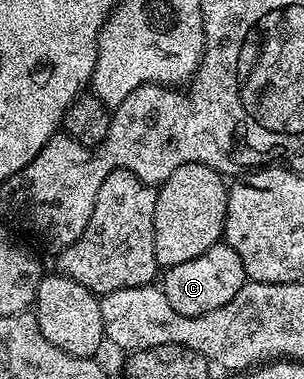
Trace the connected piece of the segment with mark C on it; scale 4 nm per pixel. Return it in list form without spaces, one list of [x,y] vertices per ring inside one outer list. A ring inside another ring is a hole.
[[[224,244],[207,248],[207,252],[203,252],[203,256],[195,256],[195,260],[168,267],[164,274],[163,289],[167,300],[171,300],[171,308],[183,316],[203,316],[203,312],[223,308],[223,304],[227,304],[227,300],[231,300],[231,296],[235,296],[247,281],[239,252]]]

